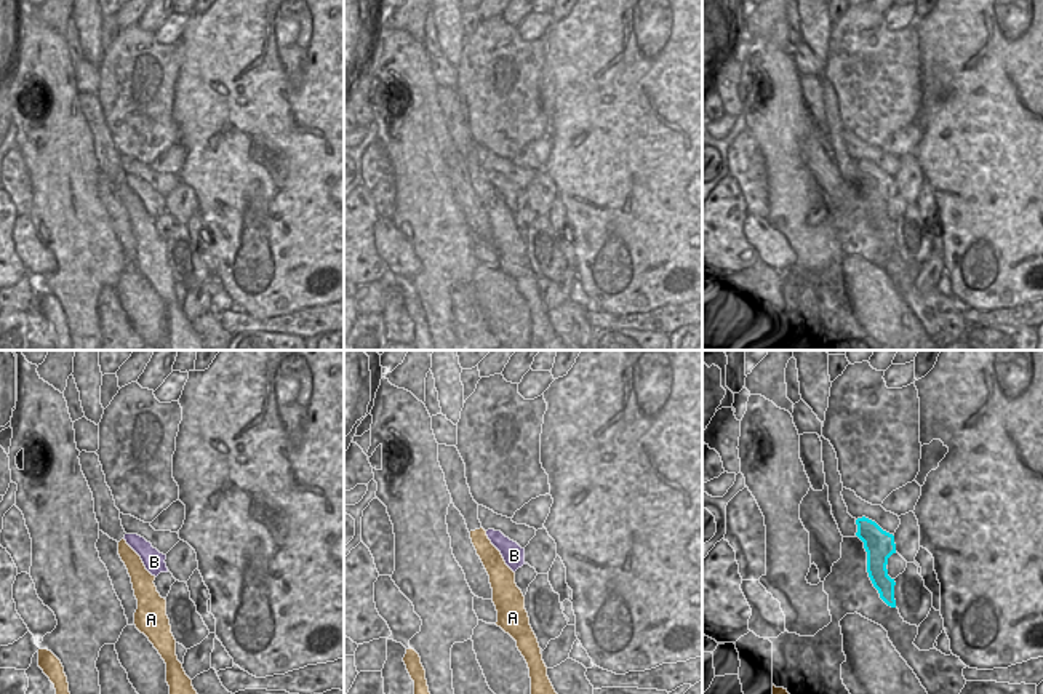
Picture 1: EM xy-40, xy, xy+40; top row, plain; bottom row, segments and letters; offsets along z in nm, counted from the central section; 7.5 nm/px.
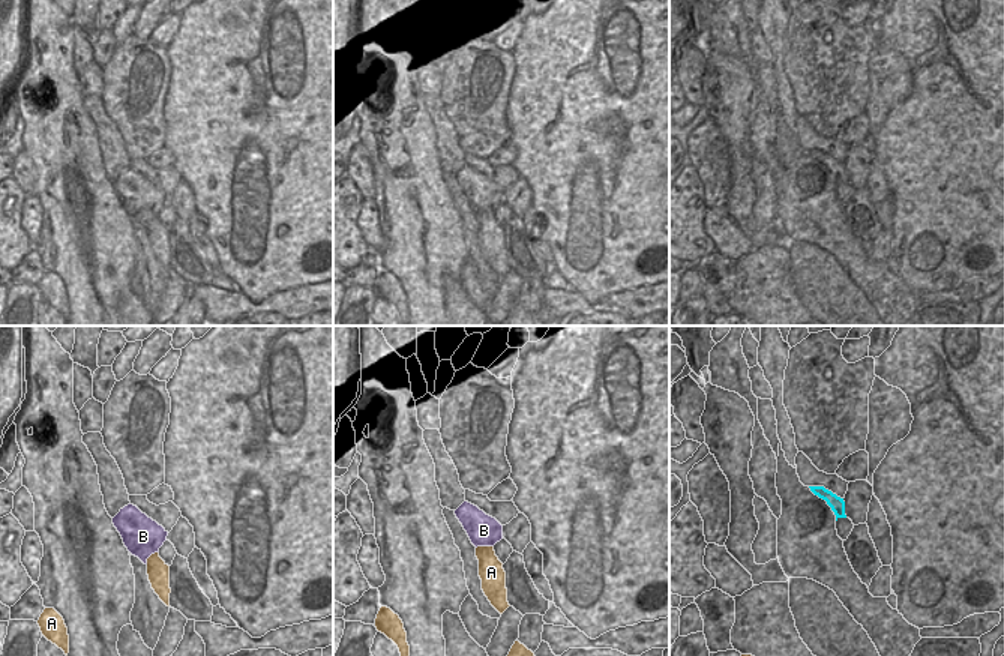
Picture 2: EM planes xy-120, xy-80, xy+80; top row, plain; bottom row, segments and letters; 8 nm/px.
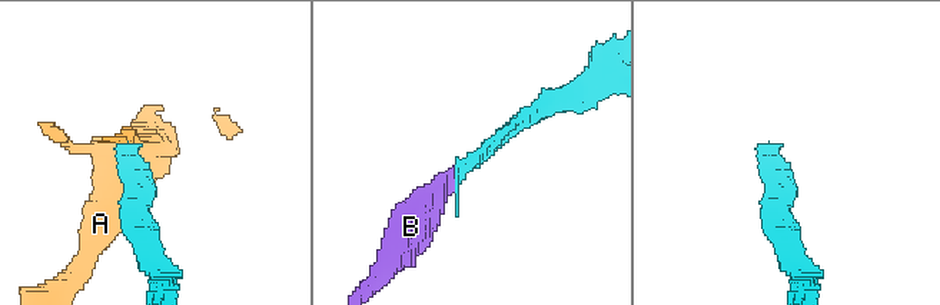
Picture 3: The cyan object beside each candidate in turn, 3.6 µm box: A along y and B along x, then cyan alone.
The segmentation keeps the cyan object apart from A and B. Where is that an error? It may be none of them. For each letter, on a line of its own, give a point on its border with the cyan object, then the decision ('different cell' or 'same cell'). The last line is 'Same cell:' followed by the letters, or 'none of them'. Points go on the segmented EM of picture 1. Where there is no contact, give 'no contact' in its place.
A: no contact | different cell
B: no contact | same cell
Same cell: B

